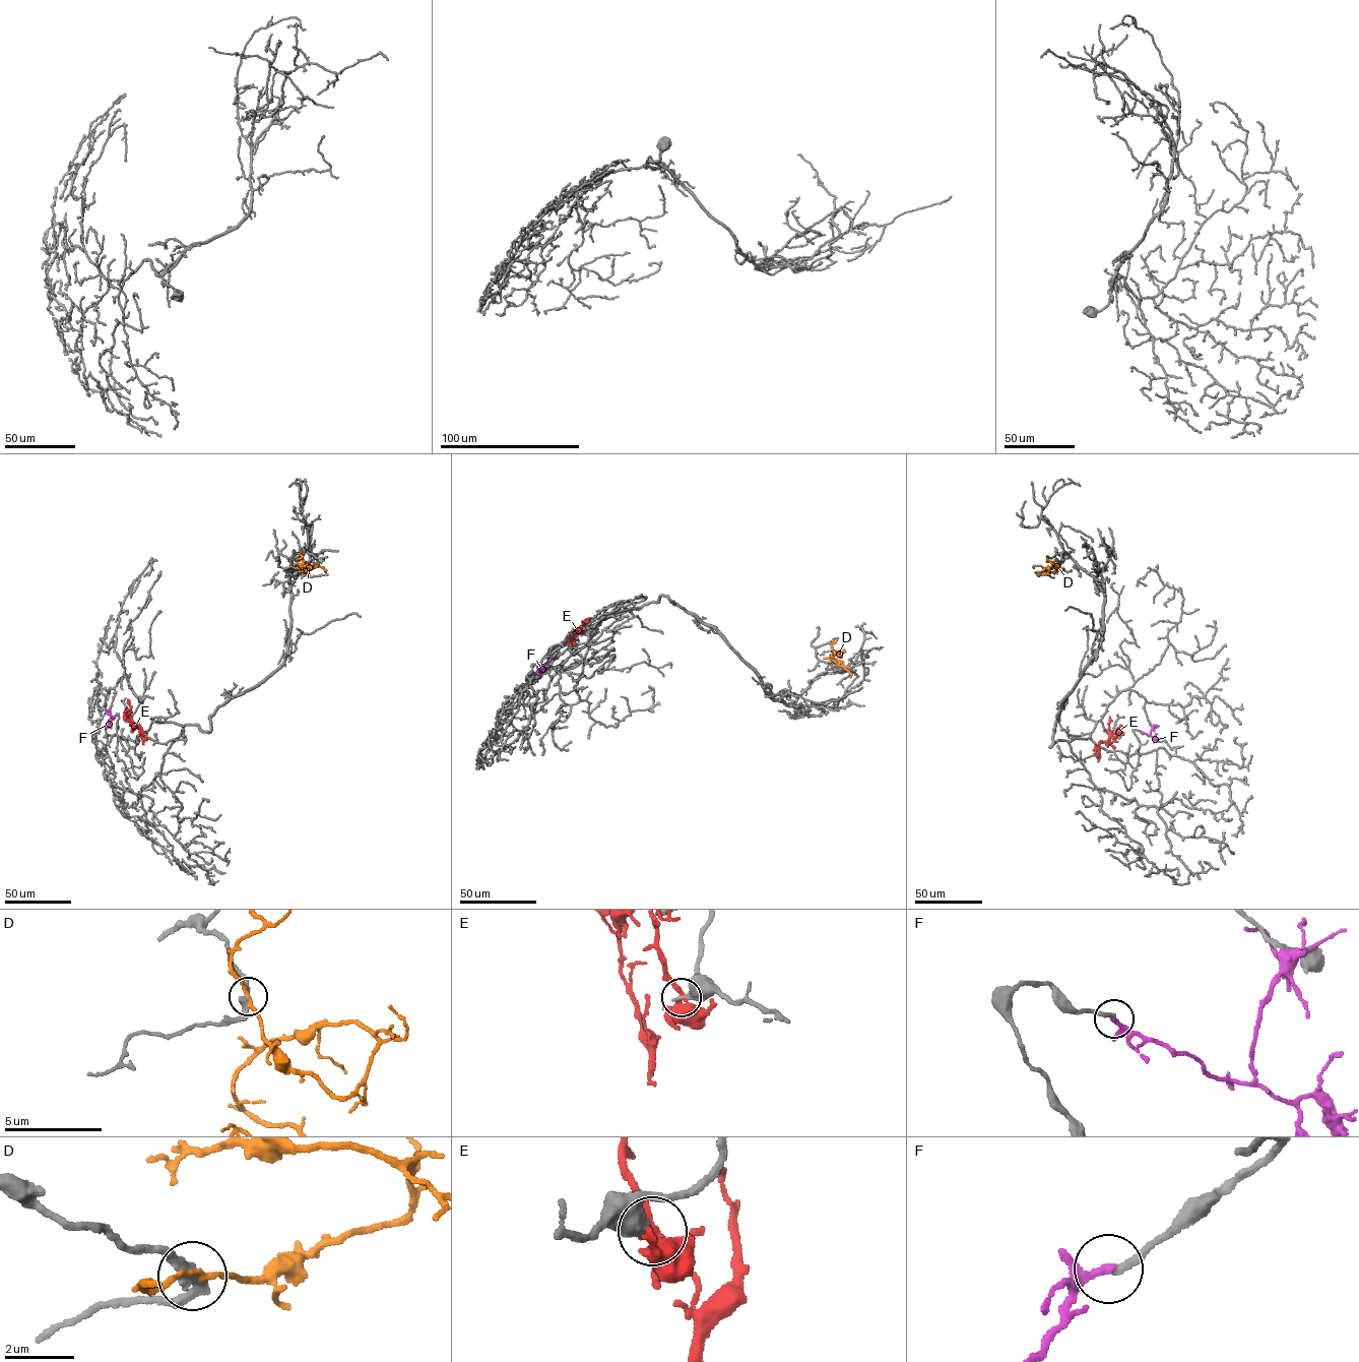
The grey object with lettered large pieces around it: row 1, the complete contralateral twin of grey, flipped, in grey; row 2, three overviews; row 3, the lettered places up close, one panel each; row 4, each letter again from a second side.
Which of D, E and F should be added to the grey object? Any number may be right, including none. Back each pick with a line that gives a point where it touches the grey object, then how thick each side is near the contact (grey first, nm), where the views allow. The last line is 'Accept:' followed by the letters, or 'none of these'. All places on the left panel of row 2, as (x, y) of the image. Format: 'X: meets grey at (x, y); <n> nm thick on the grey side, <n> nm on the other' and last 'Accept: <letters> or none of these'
Accept: none of these

